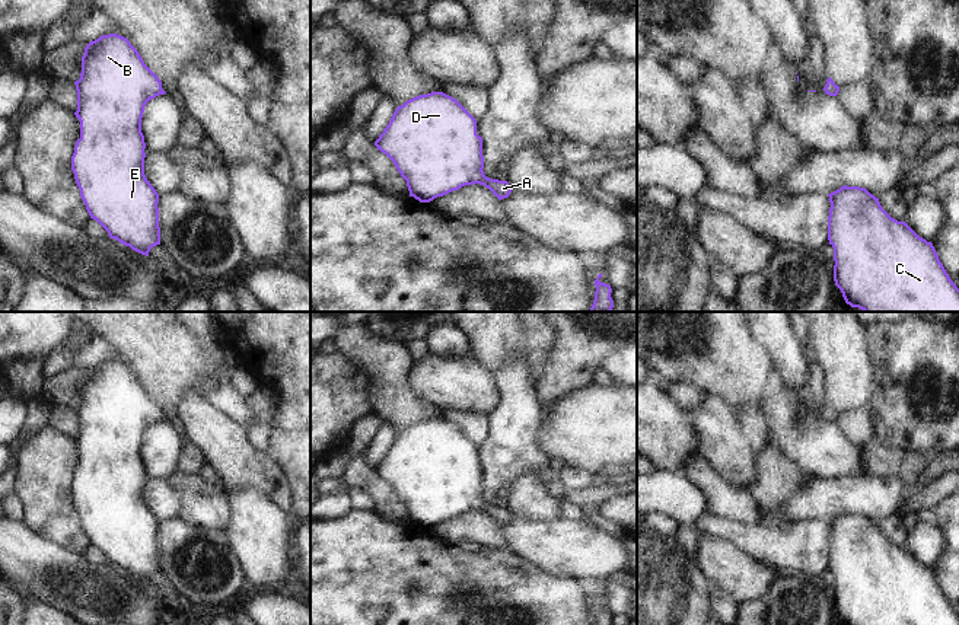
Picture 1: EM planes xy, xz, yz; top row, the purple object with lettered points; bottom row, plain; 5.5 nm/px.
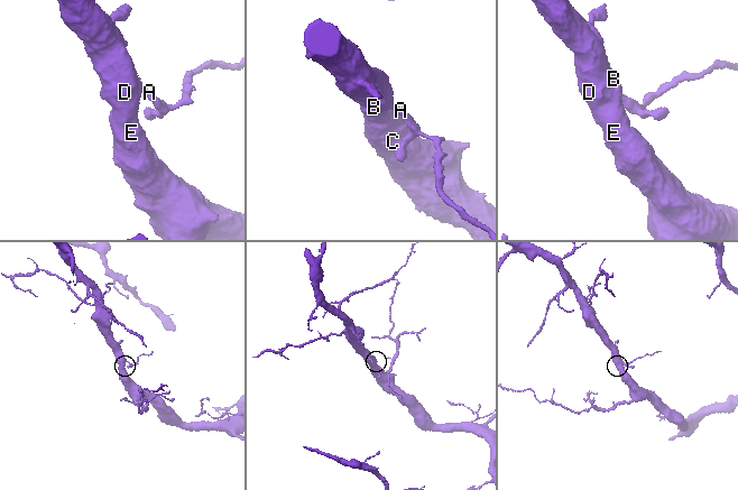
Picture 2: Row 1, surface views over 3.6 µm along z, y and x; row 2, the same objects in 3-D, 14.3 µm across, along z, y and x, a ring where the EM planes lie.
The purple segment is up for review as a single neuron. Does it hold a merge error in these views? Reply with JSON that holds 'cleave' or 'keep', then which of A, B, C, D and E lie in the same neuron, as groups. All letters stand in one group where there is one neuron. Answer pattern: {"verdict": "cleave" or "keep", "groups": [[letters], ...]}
{"verdict": "keep", "groups": [["A", "B", "C", "D", "E"]]}

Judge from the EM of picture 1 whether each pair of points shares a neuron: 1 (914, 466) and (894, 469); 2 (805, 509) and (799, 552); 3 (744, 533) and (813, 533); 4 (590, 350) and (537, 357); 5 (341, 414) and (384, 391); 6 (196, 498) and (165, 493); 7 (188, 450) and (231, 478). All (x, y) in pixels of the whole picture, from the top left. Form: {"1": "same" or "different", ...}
{"1": "same", "2": "different", "3": "same", "4": "different", "5": "different", "6": "different", "7": "different"}

